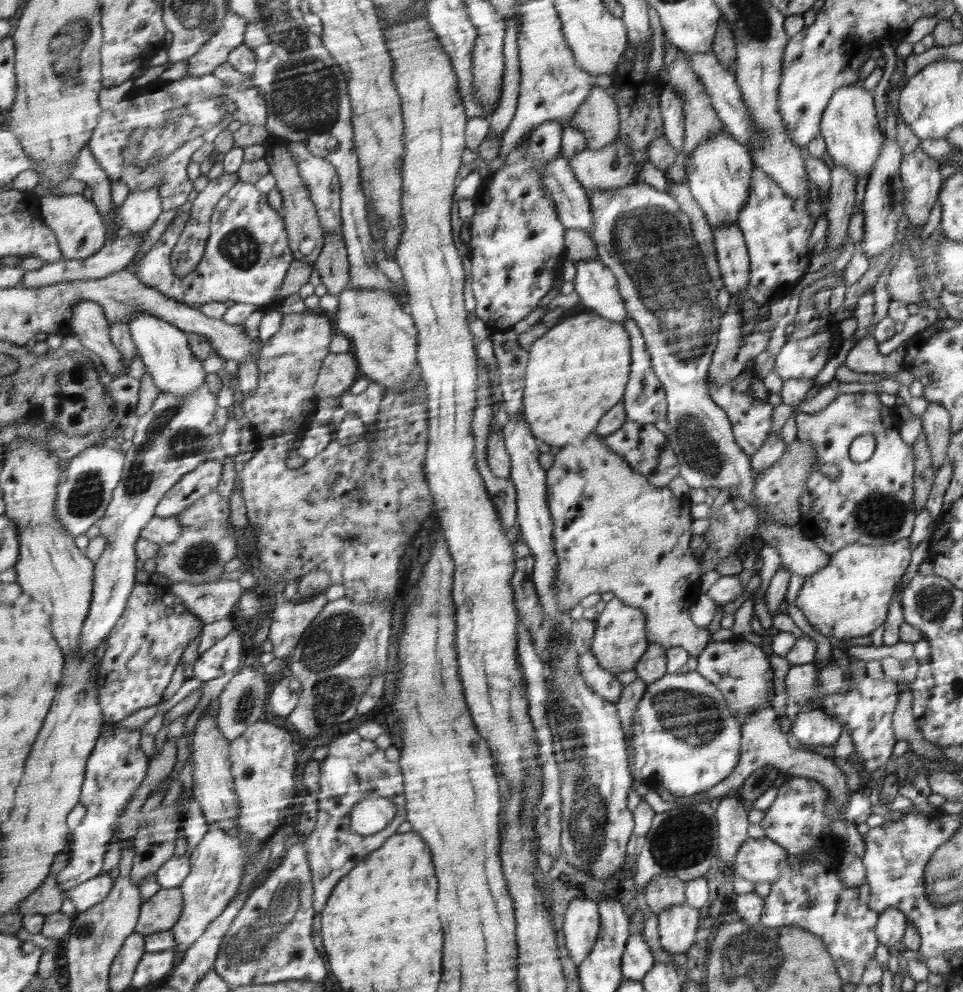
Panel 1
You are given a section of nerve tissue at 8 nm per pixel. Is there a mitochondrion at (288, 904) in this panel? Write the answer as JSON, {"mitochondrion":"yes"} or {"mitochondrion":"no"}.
{"mitochondrion":"yes"}

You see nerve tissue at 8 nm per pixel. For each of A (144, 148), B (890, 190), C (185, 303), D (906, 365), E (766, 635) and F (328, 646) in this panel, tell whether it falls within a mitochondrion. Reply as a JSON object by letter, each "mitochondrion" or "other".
{"A":"mitochondrion","B":"mitochondrion","C":"other","D":"other","E":"other","F":"mitochondrion"}

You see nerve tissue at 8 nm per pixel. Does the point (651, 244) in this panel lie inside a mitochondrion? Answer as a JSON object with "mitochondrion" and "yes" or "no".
{"mitochondrion":"yes"}

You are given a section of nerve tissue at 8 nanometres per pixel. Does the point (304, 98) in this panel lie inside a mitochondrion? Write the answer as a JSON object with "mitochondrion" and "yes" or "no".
{"mitochondrion":"yes"}

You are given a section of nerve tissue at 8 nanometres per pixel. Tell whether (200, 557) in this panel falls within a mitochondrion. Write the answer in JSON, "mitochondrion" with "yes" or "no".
{"mitochondrion":"yes"}

